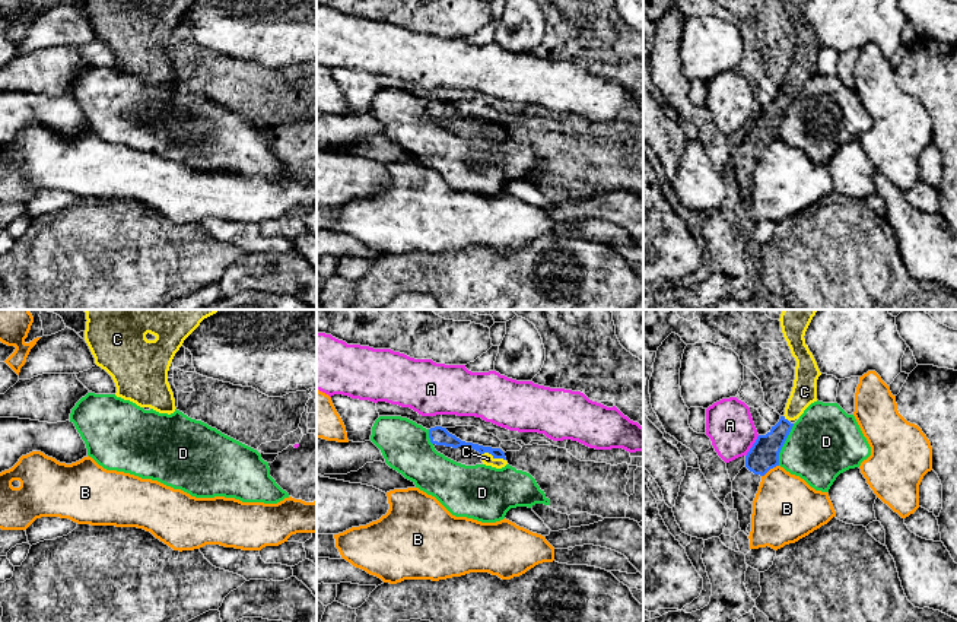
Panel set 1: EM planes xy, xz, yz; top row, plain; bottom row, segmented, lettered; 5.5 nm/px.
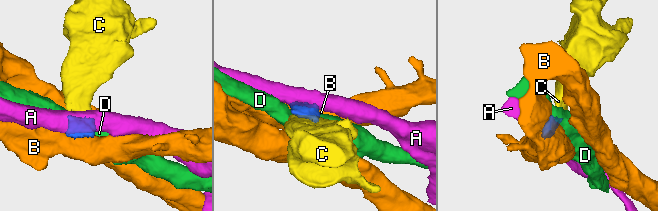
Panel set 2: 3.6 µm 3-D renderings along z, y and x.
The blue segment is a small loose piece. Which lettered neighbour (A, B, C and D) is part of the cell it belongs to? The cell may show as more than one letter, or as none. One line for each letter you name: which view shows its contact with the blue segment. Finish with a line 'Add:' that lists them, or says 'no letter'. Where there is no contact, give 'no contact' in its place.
C: contact in xz
Add: C

